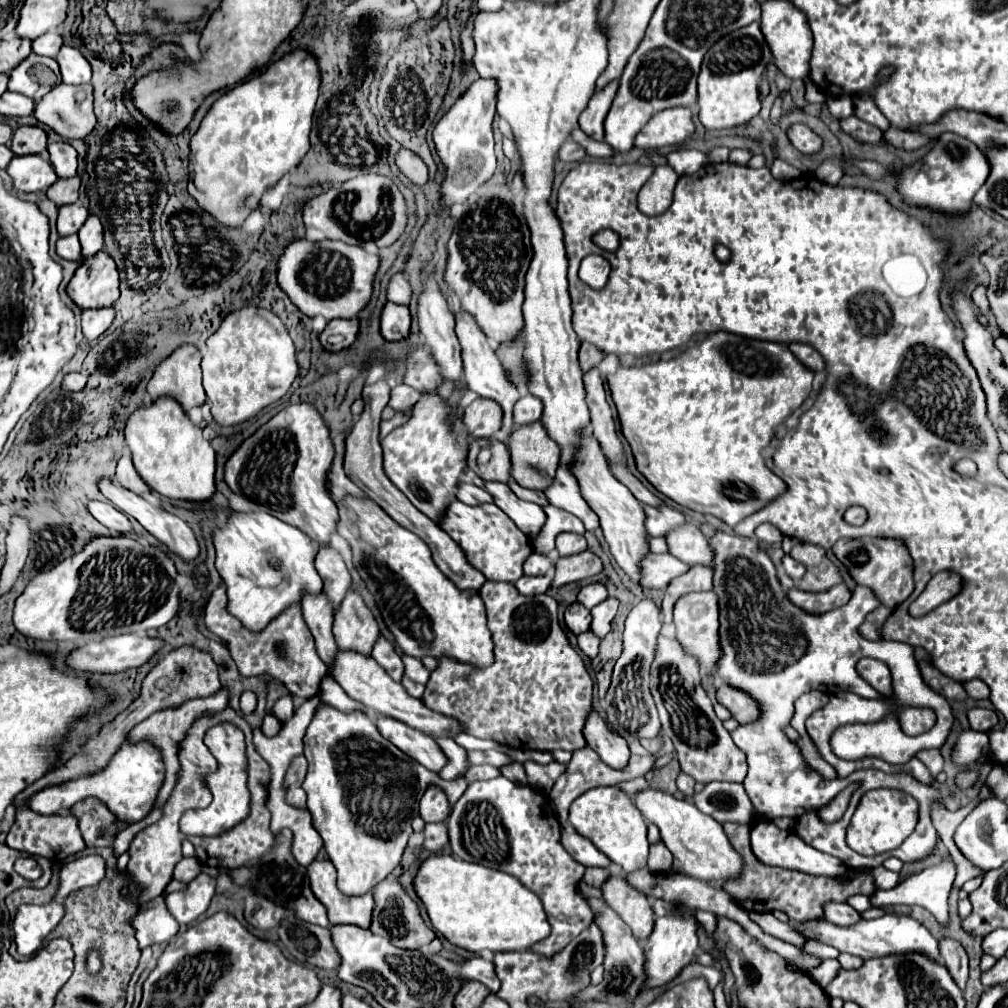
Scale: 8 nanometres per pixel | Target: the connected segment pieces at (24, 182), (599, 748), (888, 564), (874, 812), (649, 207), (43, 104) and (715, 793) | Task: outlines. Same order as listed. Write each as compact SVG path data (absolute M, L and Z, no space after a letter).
M16 155L6 171L18 191L44 191L58 179L50 159L44 155Z
M592 711L586 719L584 739L588 747L594 749L608 767L622 771L622 767L626 767L626 763L630 761L630 749L626 745L626 739L614 733L596 711Z
M846 537L840 539L834 547L836 557L848 567L850 575L858 585L870 587L886 607L898 607L914 591L914 561L906 543L902 539L882 539L882 537Z
M876 789L868 791L861 798L852 823L848 825L848 845L862 855L878 855L884 851L892 851L902 845L902 841L914 831L918 821L918 803L894 789Z
M670 165L656 167L654 175L646 181L646 185L638 193L638 209L646 215L658 215L666 211L672 203L672 191L678 175Z
M60 83L46 95L34 109L34 117L52 127L66 139L86 137L94 125L94 95L92 85L66 85Z
M708 783L706 789L696 793L692 801L702 813L718 819L720 823L750 825L754 821L754 807L742 783Z

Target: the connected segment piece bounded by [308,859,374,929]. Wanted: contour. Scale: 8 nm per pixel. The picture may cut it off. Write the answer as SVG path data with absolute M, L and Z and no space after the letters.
M314 861L308 867L310 887L316 899L328 909L330 925L356 925L368 929L370 913L374 907L372 891L360 897L346 897L336 887L336 869L326 861Z

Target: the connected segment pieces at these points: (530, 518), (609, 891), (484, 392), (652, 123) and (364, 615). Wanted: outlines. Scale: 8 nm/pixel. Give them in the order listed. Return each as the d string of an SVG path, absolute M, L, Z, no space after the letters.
M488 481L486 491L490 491L490 495L494 497L494 503L516 523L516 527L522 533L526 533L532 539L538 537L538 533L546 523L546 513L540 505L518 499L514 491L500 481Z
M610 875L602 885L602 893L606 903L618 911L618 915L630 925L636 939L646 939L654 927L654 913L648 897L634 889L624 877Z
M462 311L456 313L456 335L458 335L458 341L462 345L462 361L464 361L464 381L468 385L468 389L478 395L478 397L486 397L486 399L494 399L502 411L504 411L504 419L502 419L502 429L500 429L500 439L504 443L508 443L510 435L514 433L516 425L514 425L514 419L512 419L512 409L514 409L514 403L520 399L520 389L510 383L510 377L508 377L508 371L502 367L492 343L486 339L486 335L482 335L480 327L474 323L474 319Z
M674 107L656 113L636 135L634 145L640 149L660 149L682 143L694 133L692 113L688 107Z
M348 591L342 605L336 609L332 631L340 651L354 651L364 657L372 655L372 647L380 637L372 613L354 591Z

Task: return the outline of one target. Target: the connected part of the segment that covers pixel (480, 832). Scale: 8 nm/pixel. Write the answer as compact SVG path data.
M506 777L476 781L468 785L452 807L446 825L450 847L456 857L514 875L540 897L552 931L546 939L530 947L532 953L554 957L558 949L564 949L570 943L570 937L576 937L592 923L594 913L578 893L584 867L560 845L560 823L554 819L546 793L536 791L530 785L516 785Z

